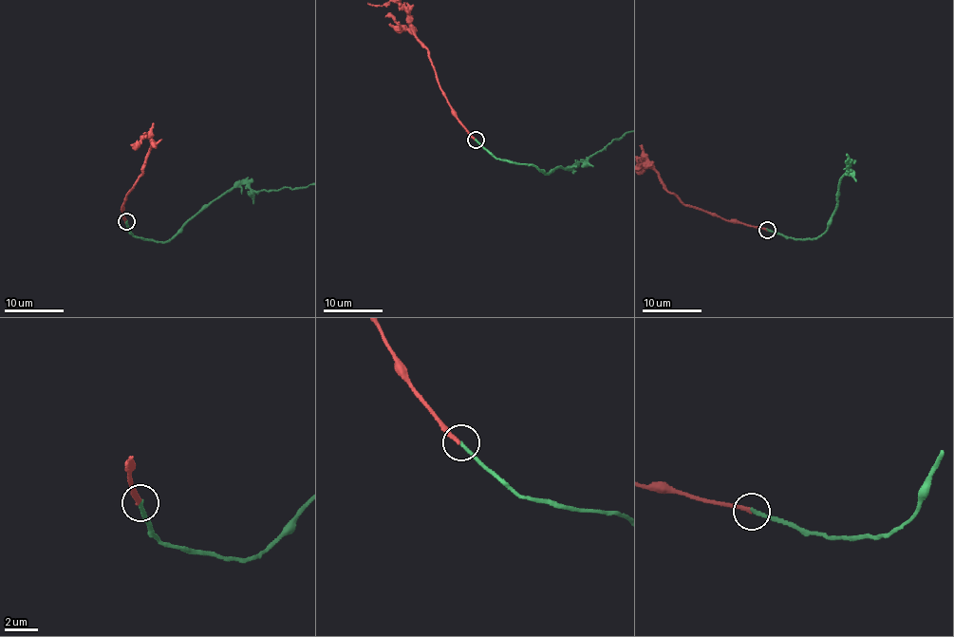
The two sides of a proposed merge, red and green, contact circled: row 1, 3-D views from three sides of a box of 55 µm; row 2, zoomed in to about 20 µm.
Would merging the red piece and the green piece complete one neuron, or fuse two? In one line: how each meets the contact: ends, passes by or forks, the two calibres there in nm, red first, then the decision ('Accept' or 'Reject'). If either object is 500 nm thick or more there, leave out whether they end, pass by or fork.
At the ring red ends. At the ring green ends. Thickness 280 nm (red) against 240 nm. Accept

